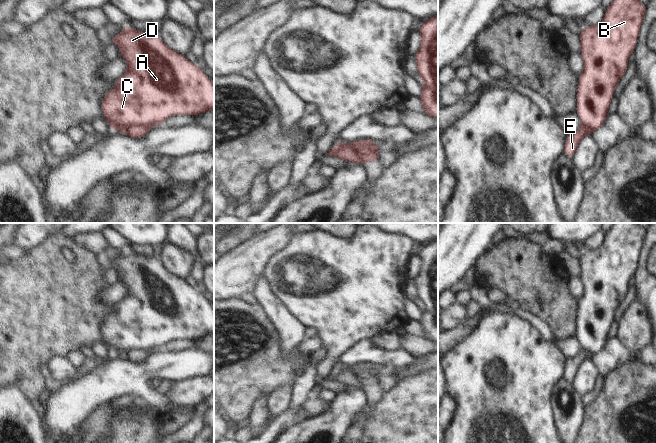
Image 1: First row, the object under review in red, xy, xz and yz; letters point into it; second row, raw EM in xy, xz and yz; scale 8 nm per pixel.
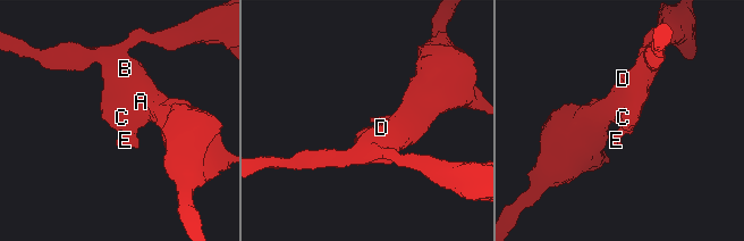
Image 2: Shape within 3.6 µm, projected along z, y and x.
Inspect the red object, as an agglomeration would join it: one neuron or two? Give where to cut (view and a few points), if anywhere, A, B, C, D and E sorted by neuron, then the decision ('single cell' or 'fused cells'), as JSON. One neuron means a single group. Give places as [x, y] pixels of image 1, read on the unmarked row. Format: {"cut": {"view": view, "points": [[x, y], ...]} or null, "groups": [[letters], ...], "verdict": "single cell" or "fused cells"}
{"cut": {"view": "xy", "points": [[150, 351], [128, 350], [123, 355]]}, "groups": [["A", "B", "C", "D"], ["E"]], "verdict": "fused cells"}

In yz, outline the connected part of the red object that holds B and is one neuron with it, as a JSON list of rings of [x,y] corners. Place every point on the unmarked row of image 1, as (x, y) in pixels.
[[[613,223],[600,248],[583,250],[578,260],[583,295],[578,300],[575,335],[581,344],[581,350],[595,355],[604,349],[615,312],[627,294],[631,277],[635,276],[646,233],[647,230],[637,223]]]

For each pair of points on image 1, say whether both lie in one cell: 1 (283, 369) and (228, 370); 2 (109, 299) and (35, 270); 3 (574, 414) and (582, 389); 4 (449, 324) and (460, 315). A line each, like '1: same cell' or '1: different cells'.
1: same cell
2: different cells
3: different cells
4: same cell

